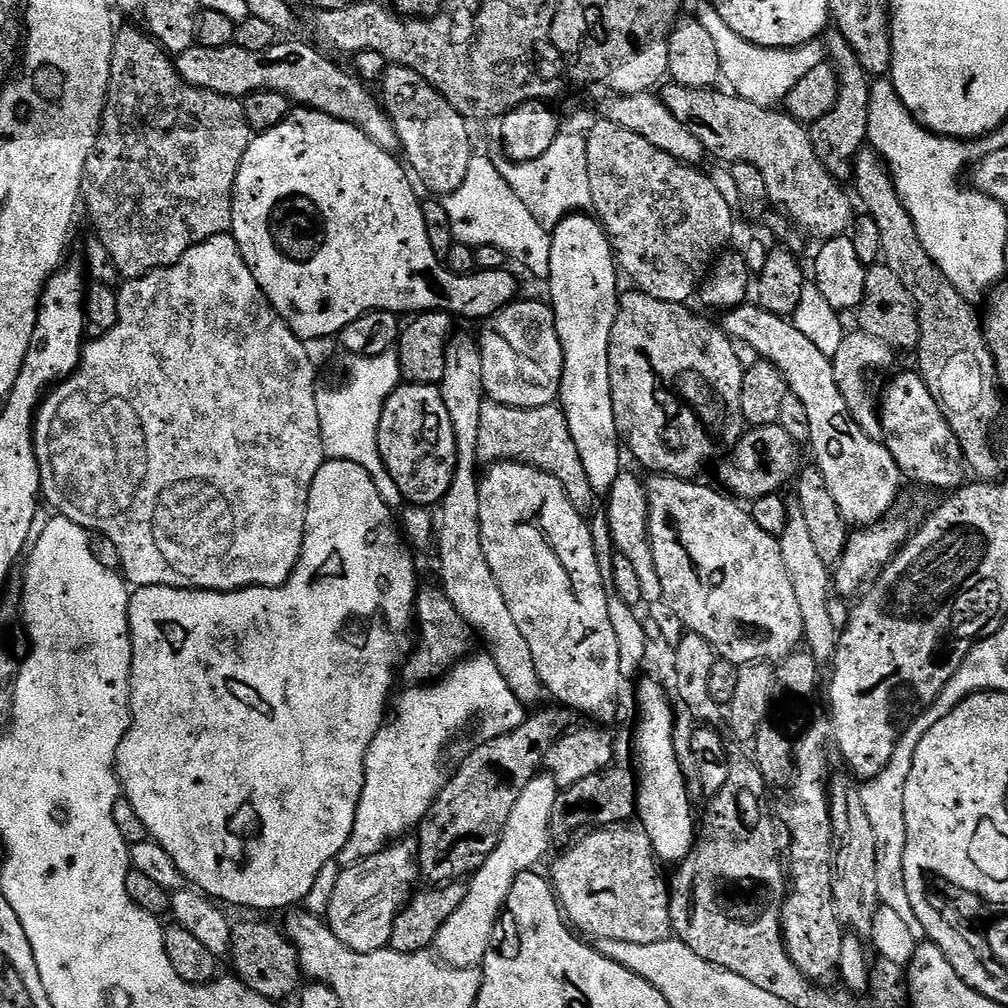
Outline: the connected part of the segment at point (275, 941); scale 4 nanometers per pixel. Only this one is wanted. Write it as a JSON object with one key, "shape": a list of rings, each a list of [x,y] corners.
{"shape":[[[264,922],[235,923],[232,929],[229,955],[237,980],[260,997],[273,1002],[279,1002],[291,993],[293,995],[299,987],[302,973],[296,948],[283,931]]]}

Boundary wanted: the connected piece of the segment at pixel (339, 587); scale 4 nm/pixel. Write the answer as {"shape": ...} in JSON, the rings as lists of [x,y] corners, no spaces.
{"shape":[[[328,458],[328,459],[325,459],[325,461],[324,461],[324,465],[323,465],[323,466],[322,466],[322,467],[320,467],[320,469],[319,469],[319,470],[318,470],[318,474],[317,474],[317,475],[316,475],[316,477],[315,477],[315,478],[314,478],[314,482],[313,482],[313,483],[312,483],[312,485],[311,485],[311,486],[310,486],[310,498],[309,498],[309,499],[308,499],[308,509],[307,509],[307,510],[306,510],[306,530],[305,530],[305,531],[304,531],[304,541],[303,541],[303,542],[302,542],[302,550],[301,550],[301,551],[300,551],[300,557],[299,557],[299,558],[298,558],[298,562],[297,562],[297,563],[296,563],[296,565],[295,565],[295,566],[294,566],[294,570],[293,570],[293,571],[292,571],[292,573],[291,573],[291,574],[290,574],[290,578],[289,578],[289,579],[288,579],[288,581],[286,581],[286,582],[285,582],[285,584],[283,584],[283,585],[282,585],[282,586],[278,586],[278,587],[277,587],[277,588],[239,588],[239,589],[238,589],[238,590],[237,590],[237,591],[236,591],[236,592],[208,592],[208,591],[206,591],[206,590],[205,590],[205,588],[172,588],[172,587],[170,587],[170,585],[169,585],[169,584],[151,584],[151,586],[150,586],[150,587],[148,587],[148,588],[142,588],[142,587],[137,587],[137,588],[136,588],[136,589],[135,589],[135,591],[133,591],[133,592],[132,592],[132,593],[131,593],[131,595],[129,595],[129,597],[128,597],[128,602],[127,602],[127,605],[126,605],[126,615],[127,615],[127,616],[128,616],[128,618],[129,618],[129,634],[130,634],[130,636],[131,636],[131,638],[132,638],[132,668],[131,668],[131,669],[130,669],[130,670],[129,670],[129,710],[130,710],[130,712],[131,712],[131,714],[132,714],[132,721],[131,721],[131,722],[130,722],[130,724],[129,724],[129,730],[128,730],[128,732],[127,732],[127,733],[126,733],[126,734],[125,734],[125,736],[124,736],[124,737],[123,737],[123,738],[122,738],[122,740],[121,740],[121,744],[120,744],[120,745],[119,745],[119,746],[118,746],[118,748],[117,748],[117,752],[116,752],[116,765],[115,765],[115,769],[116,769],[116,779],[117,779],[117,780],[119,780],[119,782],[120,782],[120,787],[121,787],[121,789],[122,789],[122,796],[123,796],[123,797],[124,797],[124,798],[126,798],[126,799],[128,799],[128,800],[129,800],[129,802],[130,802],[130,806],[131,806],[131,807],[132,807],[132,810],[133,810],[133,812],[134,812],[134,814],[136,814],[136,815],[137,815],[137,818],[139,818],[139,819],[140,819],[140,820],[141,820],[141,822],[142,822],[142,826],[144,826],[144,827],[145,827],[145,830],[146,830],[146,832],[147,832],[147,835],[148,835],[148,836],[149,836],[149,837],[151,837],[151,839],[152,839],[152,840],[153,840],[153,841],[155,841],[155,843],[156,843],[156,844],[157,844],[157,845],[158,845],[158,847],[159,847],[159,848],[161,848],[161,849],[162,849],[162,850],[166,850],[166,854],[167,854],[167,855],[168,855],[168,857],[170,857],[170,858],[171,858],[171,860],[172,860],[172,868],[173,868],[173,869],[175,869],[175,871],[177,871],[177,870],[178,870],[178,871],[180,871],[180,872],[181,872],[181,874],[182,874],[182,875],[184,875],[184,876],[185,876],[185,878],[186,878],[186,879],[188,879],[188,880],[189,880],[189,882],[187,882],[187,883],[188,883],[188,884],[189,884],[189,885],[192,885],[192,886],[195,886],[195,887],[196,887],[196,888],[197,888],[197,889],[199,889],[199,891],[200,891],[200,892],[201,892],[201,893],[203,893],[203,895],[204,895],[204,896],[206,896],[206,897],[209,897],[209,898],[211,898],[211,899],[212,899],[212,900],[213,900],[213,901],[216,901],[216,902],[222,902],[222,901],[220,901],[220,900],[225,900],[225,902],[226,902],[226,903],[228,903],[228,904],[237,904],[237,906],[238,906],[238,907],[240,907],[240,908],[257,908],[257,910],[258,910],[258,911],[260,911],[260,912],[272,912],[272,911],[274,911],[274,910],[275,910],[275,908],[284,908],[284,909],[283,909],[283,910],[288,910],[288,909],[291,909],[291,908],[292,908],[292,907],[293,907],[293,906],[296,906],[296,905],[299,905],[299,904],[300,904],[300,903],[301,903],[301,902],[303,902],[303,901],[304,901],[304,899],[305,899],[305,898],[306,898],[306,894],[310,894],[310,890],[311,890],[311,888],[313,888],[313,886],[314,886],[314,878],[318,878],[318,873],[320,873],[320,872],[321,872],[321,871],[322,871],[322,866],[326,866],[326,862],[330,862],[330,861],[331,861],[331,860],[336,860],[336,859],[337,859],[337,856],[338,856],[338,854],[339,854],[339,852],[340,852],[340,851],[341,851],[341,850],[342,850],[342,848],[343,848],[343,847],[344,847],[344,846],[346,846],[346,842],[347,842],[347,840],[348,840],[348,839],[349,839],[349,838],[350,838],[350,836],[351,836],[351,831],[352,831],[352,830],[354,830],[354,820],[355,820],[355,810],[356,810],[356,806],[357,806],[357,804],[358,804],[358,802],[359,802],[359,798],[360,798],[360,794],[361,794],[361,792],[362,792],[362,790],[363,790],[363,778],[364,778],[364,763],[365,763],[365,762],[366,762],[366,754],[367,754],[367,753],[368,753],[368,747],[369,747],[369,746],[370,746],[370,742],[371,742],[371,741],[372,741],[372,740],[373,740],[373,739],[374,739],[374,738],[375,738],[375,737],[376,737],[376,734],[377,734],[377,732],[378,732],[378,730],[379,730],[379,729],[380,729],[380,728],[381,728],[381,727],[382,727],[382,725],[384,725],[384,723],[385,723],[385,722],[386,722],[386,715],[385,715],[385,716],[384,716],[384,711],[386,711],[386,710],[387,710],[387,708],[388,708],[388,711],[389,711],[389,708],[390,708],[390,700],[389,700],[389,704],[388,704],[388,695],[390,695],[390,694],[391,694],[391,692],[392,692],[392,683],[394,683],[394,682],[395,682],[395,680],[396,680],[396,676],[397,676],[397,680],[398,680],[398,669],[399,669],[399,668],[400,668],[400,667],[401,667],[401,664],[402,664],[402,661],[403,661],[403,660],[404,660],[404,659],[405,659],[405,656],[406,656],[406,653],[407,653],[407,652],[408,652],[408,651],[409,651],[409,648],[410,648],[410,636],[409,636],[409,640],[408,640],[408,631],[410,631],[410,630],[411,630],[411,628],[412,628],[412,631],[413,631],[413,628],[414,628],[414,605],[415,605],[415,603],[416,603],[416,593],[417,593],[417,591],[418,591],[418,583],[417,583],[417,584],[416,584],[416,564],[415,564],[415,562],[414,562],[414,561],[412,561],[412,556],[411,556],[411,554],[412,554],[412,555],[413,555],[413,553],[412,553],[412,552],[411,552],[411,551],[409,551],[409,549],[408,549],[408,548],[407,548],[407,547],[406,547],[406,540],[405,540],[405,537],[404,537],[404,536],[403,536],[403,535],[402,535],[402,532],[401,532],[401,529],[400,529],[400,528],[399,528],[399,527],[398,527],[398,524],[397,524],[397,521],[396,521],[396,520],[395,520],[395,519],[394,519],[394,521],[392,521],[392,512],[391,512],[391,510],[390,510],[390,509],[388,509],[388,508],[391,508],[391,507],[390,507],[390,504],[389,504],[389,501],[387,501],[387,500],[385,500],[385,499],[384,499],[384,496],[383,496],[383,495],[382,495],[382,494],[381,494],[381,492],[380,492],[380,491],[379,491],[379,490],[378,490],[378,486],[377,486],[377,485],[376,485],[376,484],[375,484],[375,483],[374,483],[374,481],[373,481],[373,480],[372,480],[372,476],[371,476],[371,475],[370,475],[370,474],[369,474],[369,472],[367,472],[367,471],[366,471],[366,470],[362,470],[362,466],[358,466],[358,465],[357,465],[357,464],[355,464],[355,463],[354,463],[354,462],[346,462],[346,461],[345,461],[345,460],[334,460],[334,459],[331,459],[331,458]]]}

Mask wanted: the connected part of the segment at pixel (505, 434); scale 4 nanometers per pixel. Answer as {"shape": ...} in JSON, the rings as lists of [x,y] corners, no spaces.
{"shape":[[[485,399],[482,418],[478,421],[478,454],[481,465],[491,466],[501,460],[515,460],[517,464],[529,464],[540,468],[551,476],[557,476],[560,483],[573,493],[589,491],[582,459],[570,436],[570,427],[561,407],[547,404],[537,408],[515,408]]]}

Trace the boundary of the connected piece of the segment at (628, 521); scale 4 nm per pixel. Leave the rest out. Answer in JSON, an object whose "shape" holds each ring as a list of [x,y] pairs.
{"shape":[[[622,470],[606,495],[608,508],[606,515],[613,536],[613,546],[617,553],[625,555],[638,573],[639,585],[642,586],[642,600],[645,605],[660,604],[662,594],[662,578],[658,578],[658,566],[654,566],[652,543],[648,541],[648,490],[634,473]]]}

